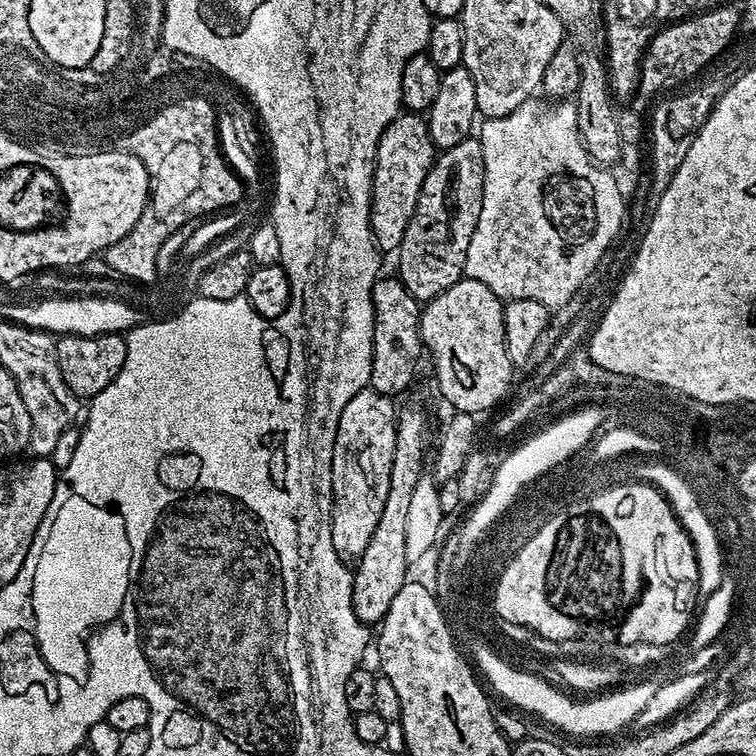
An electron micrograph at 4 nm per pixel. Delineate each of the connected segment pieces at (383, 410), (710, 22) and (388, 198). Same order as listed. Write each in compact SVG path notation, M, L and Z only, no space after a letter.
M371 386L363 388L342 410L332 459L332 537L338 558L345 562L360 559L366 550L386 494L390 494L390 466L394 462L398 404L393 397L378 394Z
M721 3L715 8L689 16L687 20L669 23L660 33L653 35L648 42L648 50L644 61L640 63L640 84L636 87L636 95L632 97L625 112L619 113L620 121L620 162L619 167L625 168L630 175L640 172L640 135L646 132L646 113L653 103L652 95L663 90L667 84L676 84L679 80L688 80L696 76L715 56L720 56L728 48L728 43L742 28L742 12L739 7Z
M405 111L386 126L378 142L372 179L372 237L381 253L395 253L399 249L402 234L410 226L410 214L414 214L418 202L418 190L422 190L422 182L426 182L426 174L437 155L438 149L432 143L428 121L423 115Z

